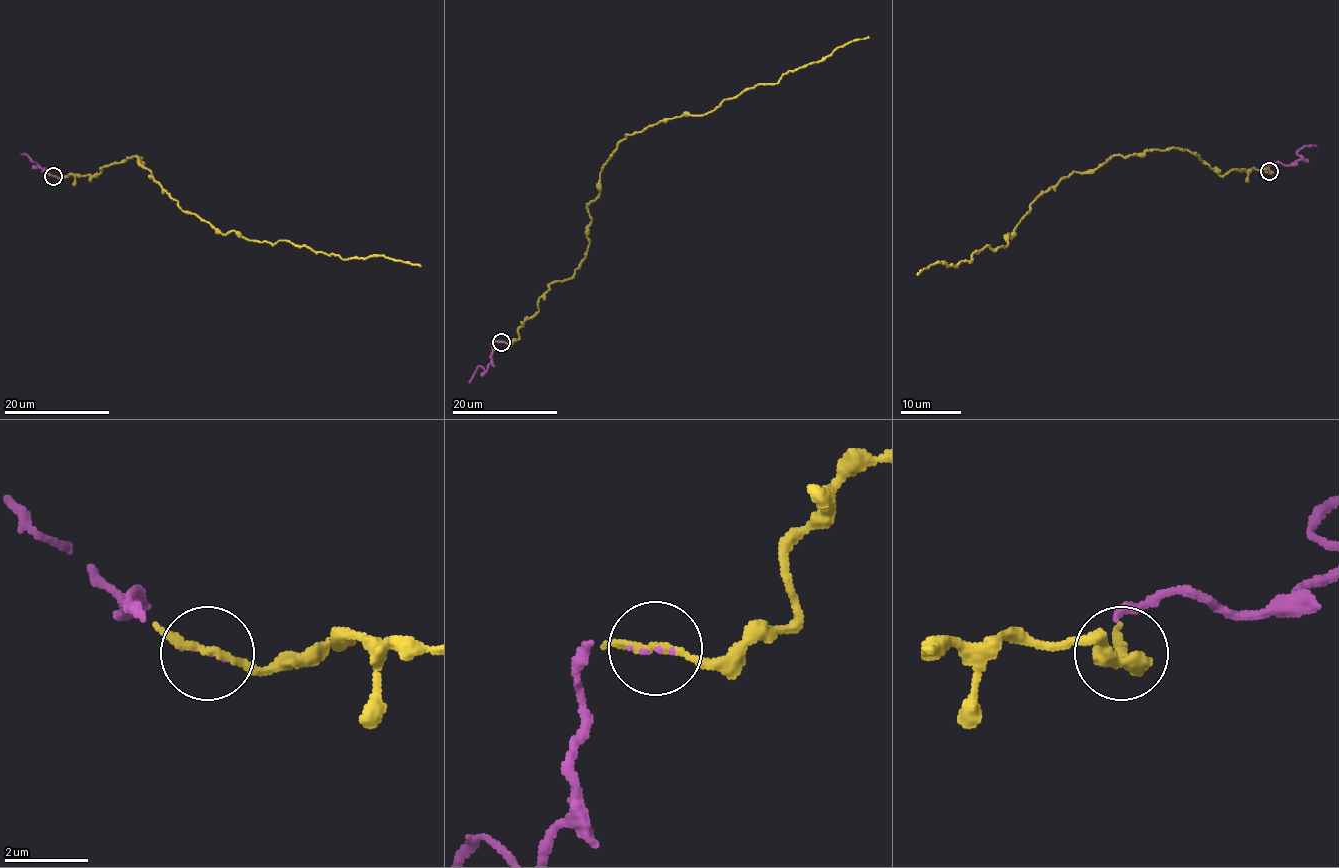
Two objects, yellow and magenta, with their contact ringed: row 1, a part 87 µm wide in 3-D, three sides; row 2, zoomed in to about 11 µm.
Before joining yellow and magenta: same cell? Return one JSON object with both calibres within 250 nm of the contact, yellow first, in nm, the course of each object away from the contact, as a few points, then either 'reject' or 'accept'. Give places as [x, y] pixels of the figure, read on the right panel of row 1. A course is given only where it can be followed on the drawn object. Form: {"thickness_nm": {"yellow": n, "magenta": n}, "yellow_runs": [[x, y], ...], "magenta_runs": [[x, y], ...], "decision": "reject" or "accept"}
{"thickness_nm": {"yellow": 180, "magenta": 80}, "yellow_runs": [[1268, 170], [1220, 175], [1171, 148], [1112, 155], [1043, 192], [1006, 246], [917, 275]], "magenta_runs": [[1268, 170], [1270, 164], [1293, 164], [1302, 158], [1297, 154], [1300, 149], [1317, 146]], "decision": "accept"}

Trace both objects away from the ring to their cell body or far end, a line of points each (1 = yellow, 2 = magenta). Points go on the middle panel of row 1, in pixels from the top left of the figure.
1: (501, 341), (519, 337), (538, 299), (584, 257), (600, 172), (627, 135), (707, 114), (869, 36)
2: (501, 341), (492, 343), (491, 362), (485, 370), (480, 366), (476, 369), (469, 383)

